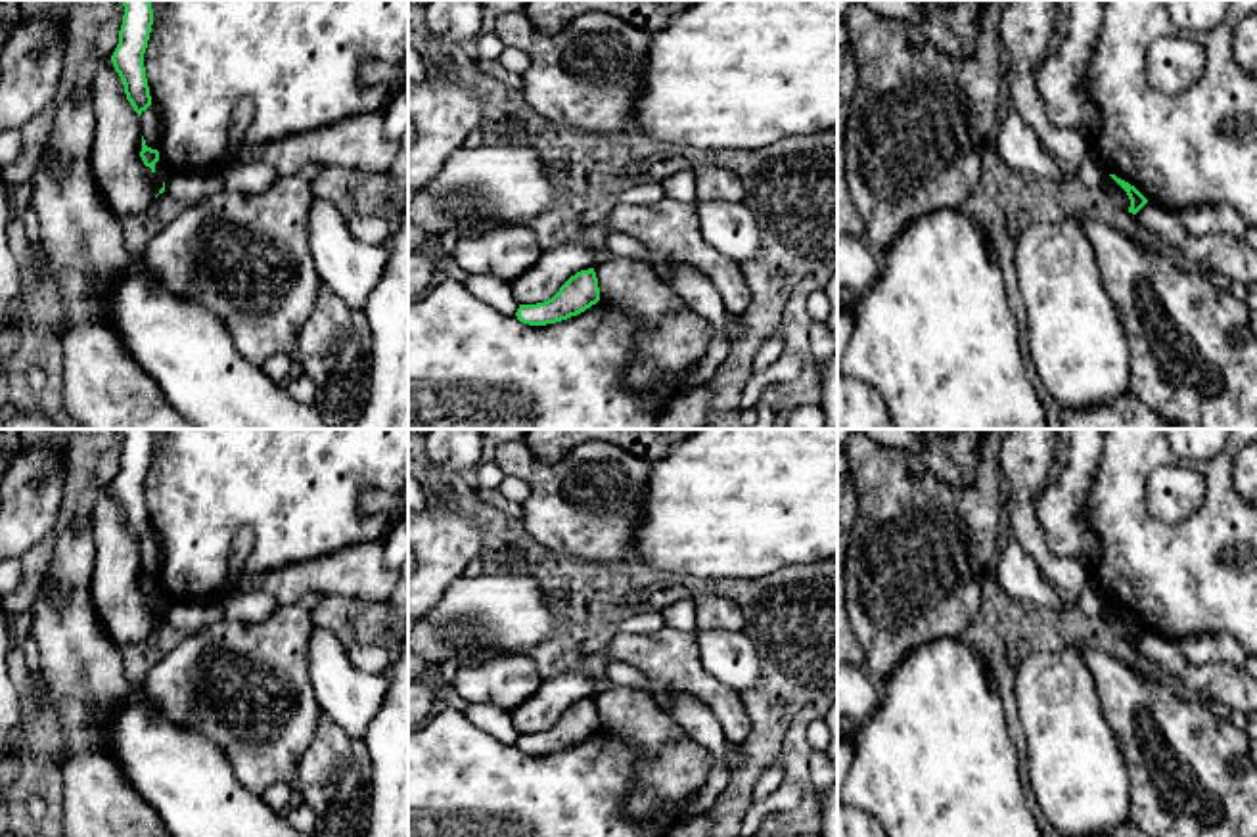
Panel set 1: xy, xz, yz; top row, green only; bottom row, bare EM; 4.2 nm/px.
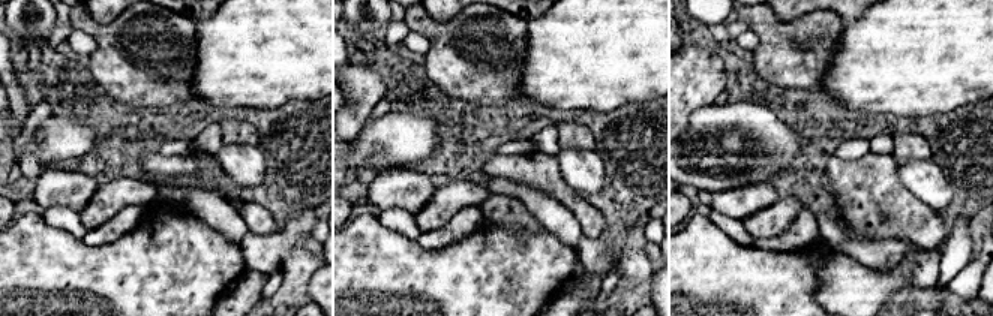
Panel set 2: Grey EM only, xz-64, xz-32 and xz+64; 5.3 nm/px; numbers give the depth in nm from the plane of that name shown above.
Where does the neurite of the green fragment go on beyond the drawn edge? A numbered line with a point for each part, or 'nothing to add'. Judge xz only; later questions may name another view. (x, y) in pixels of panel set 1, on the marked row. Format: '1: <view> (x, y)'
nothing to add

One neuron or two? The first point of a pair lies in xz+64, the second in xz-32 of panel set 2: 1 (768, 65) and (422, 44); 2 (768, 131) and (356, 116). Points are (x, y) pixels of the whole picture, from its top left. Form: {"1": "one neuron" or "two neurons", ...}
{"1": "two neurons", "2": "two neurons"}

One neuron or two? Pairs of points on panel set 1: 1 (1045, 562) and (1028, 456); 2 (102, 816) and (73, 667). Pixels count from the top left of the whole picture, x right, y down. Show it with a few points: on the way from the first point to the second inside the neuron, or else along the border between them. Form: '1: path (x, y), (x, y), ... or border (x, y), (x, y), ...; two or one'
1: path (1029, 535), (1026, 529), (1026, 483); one
2: path (92, 780), (79, 728), (79, 703); one

